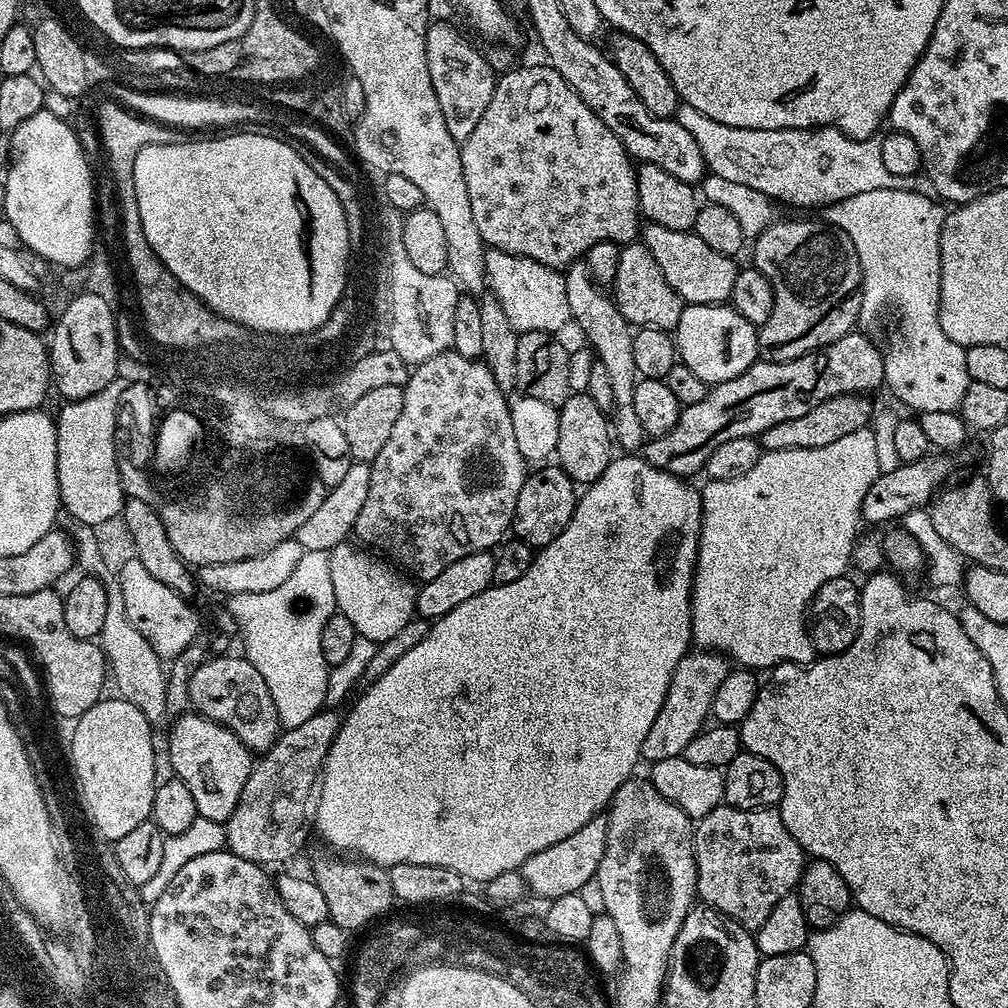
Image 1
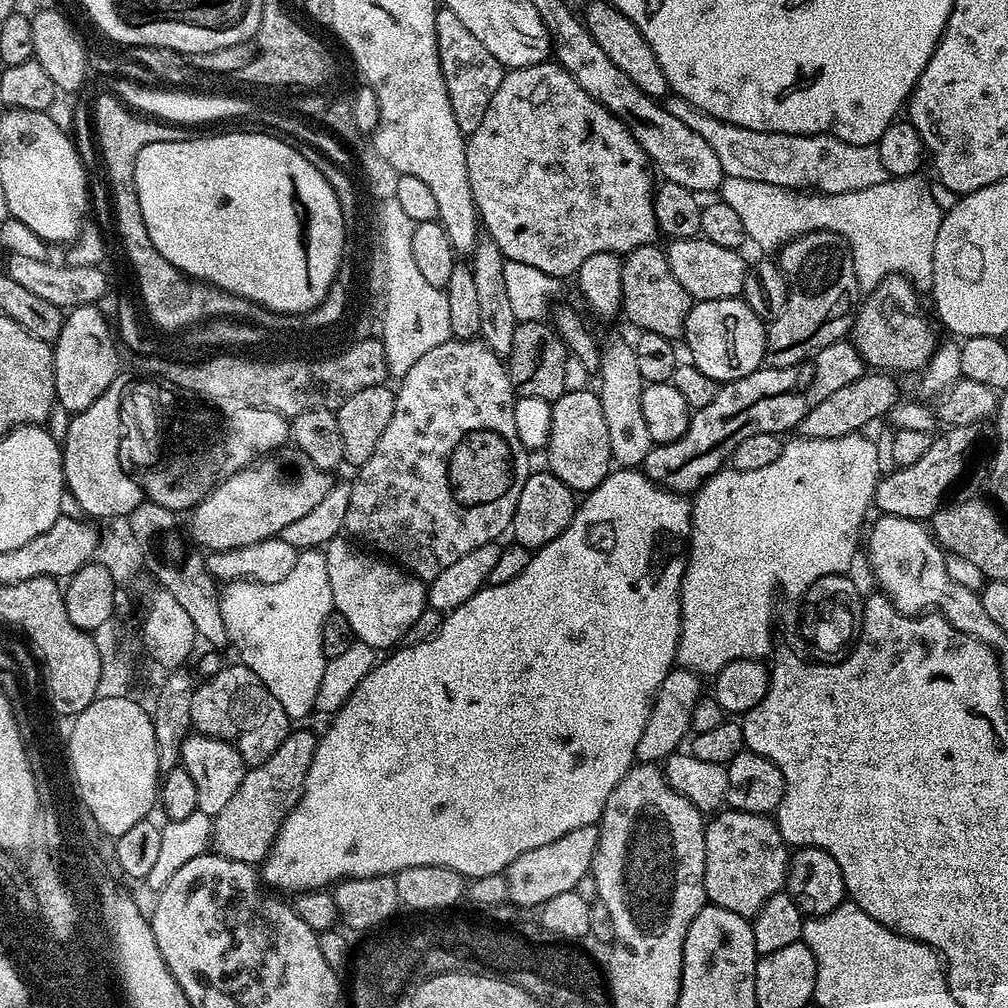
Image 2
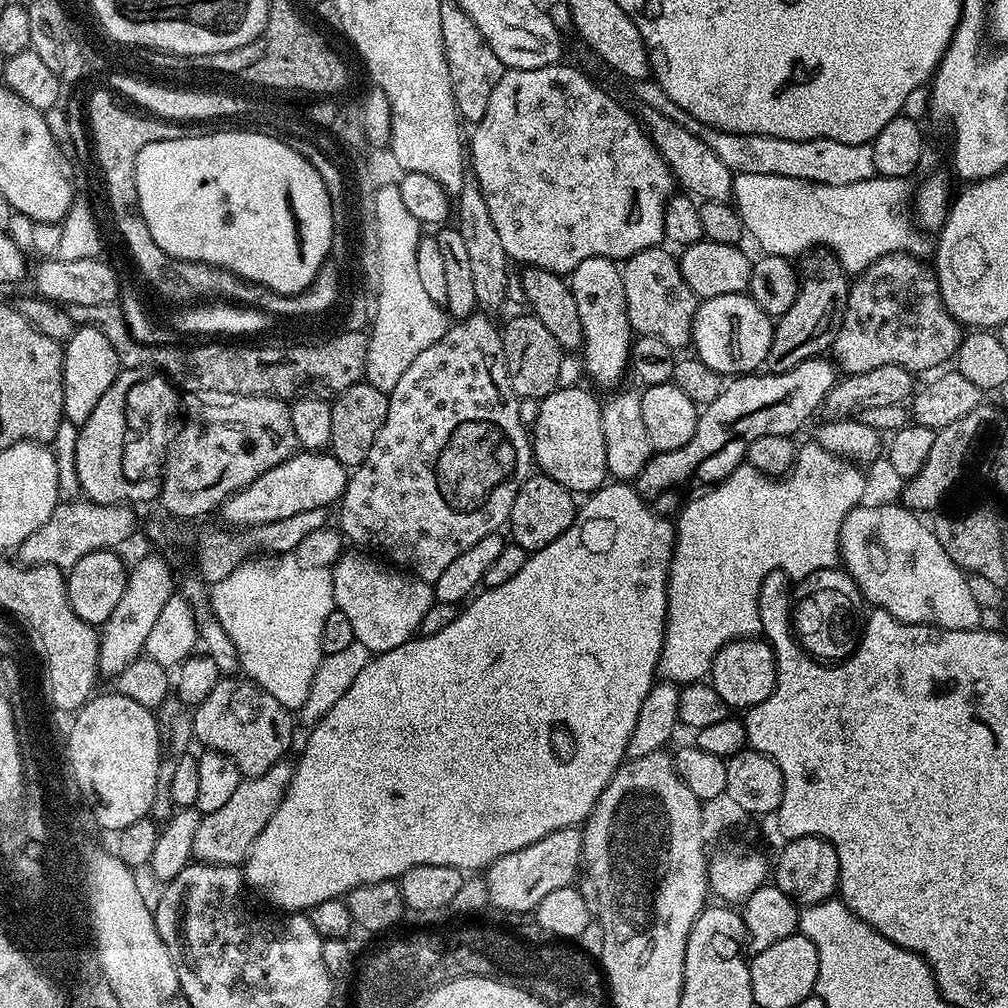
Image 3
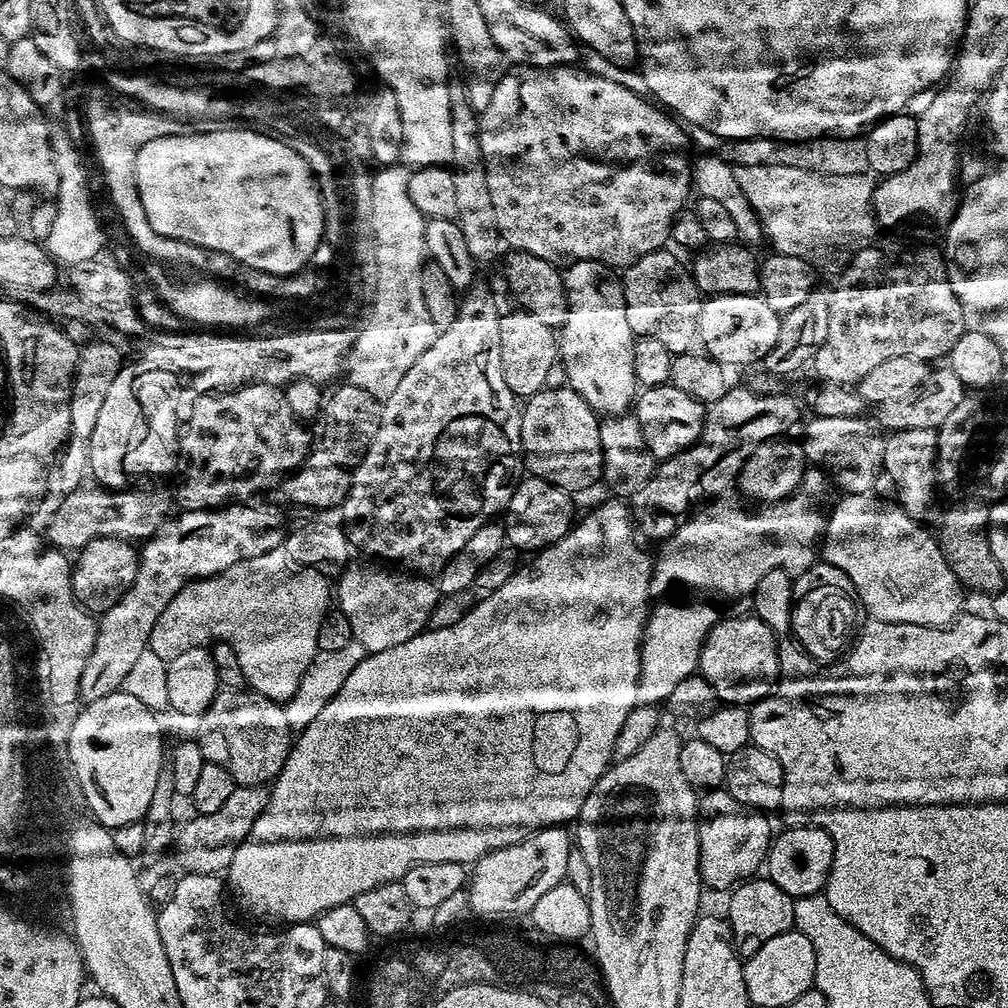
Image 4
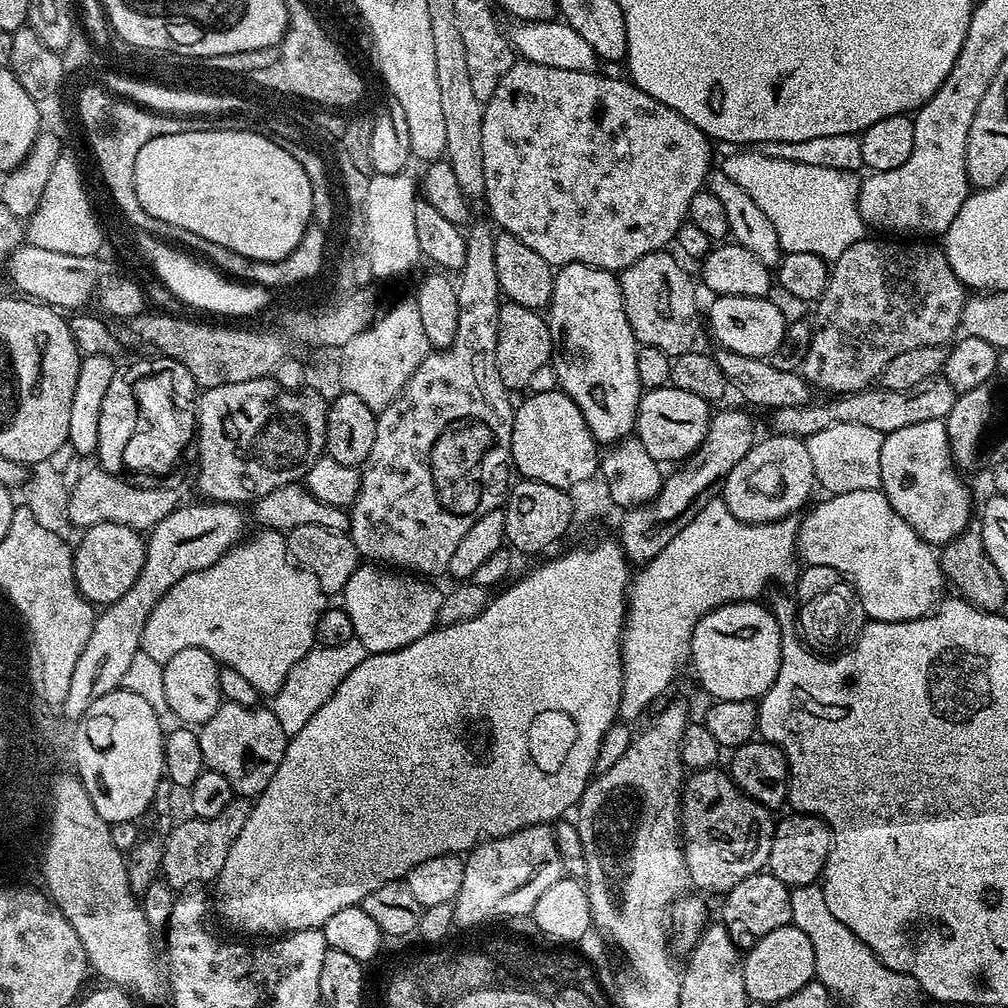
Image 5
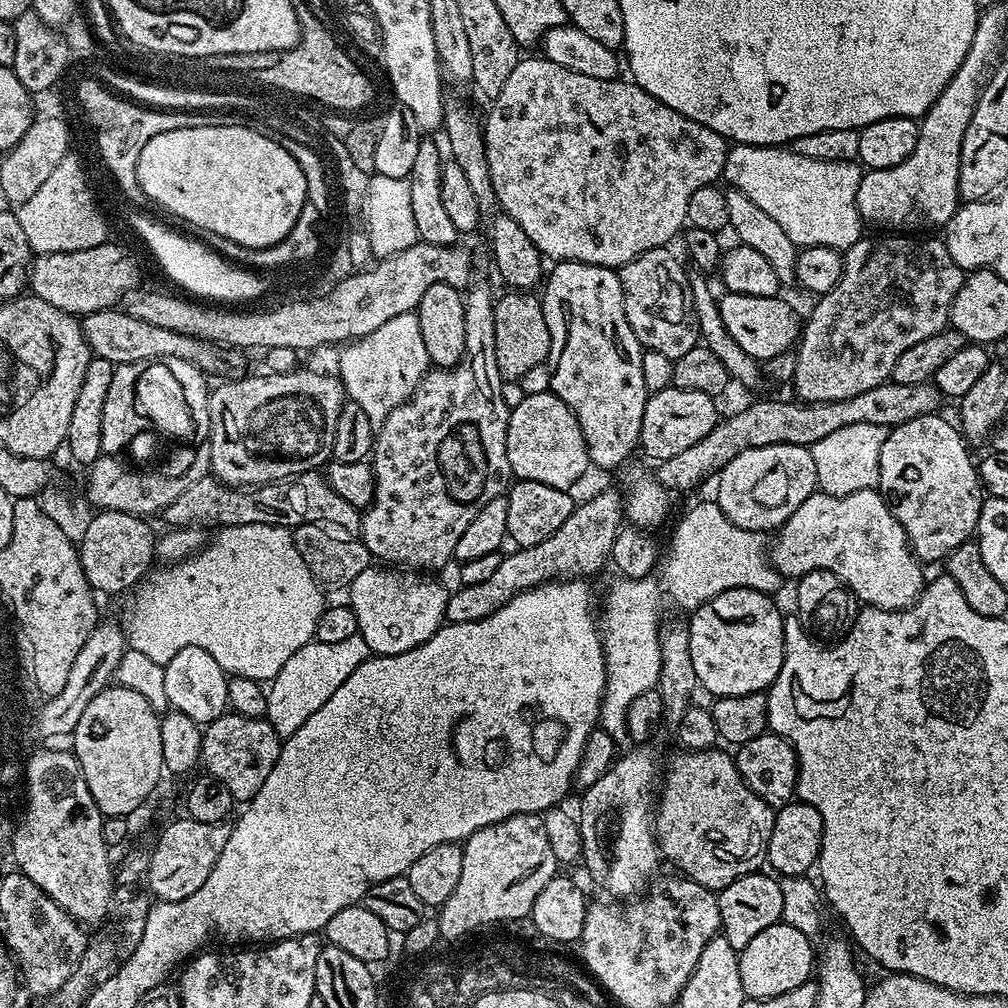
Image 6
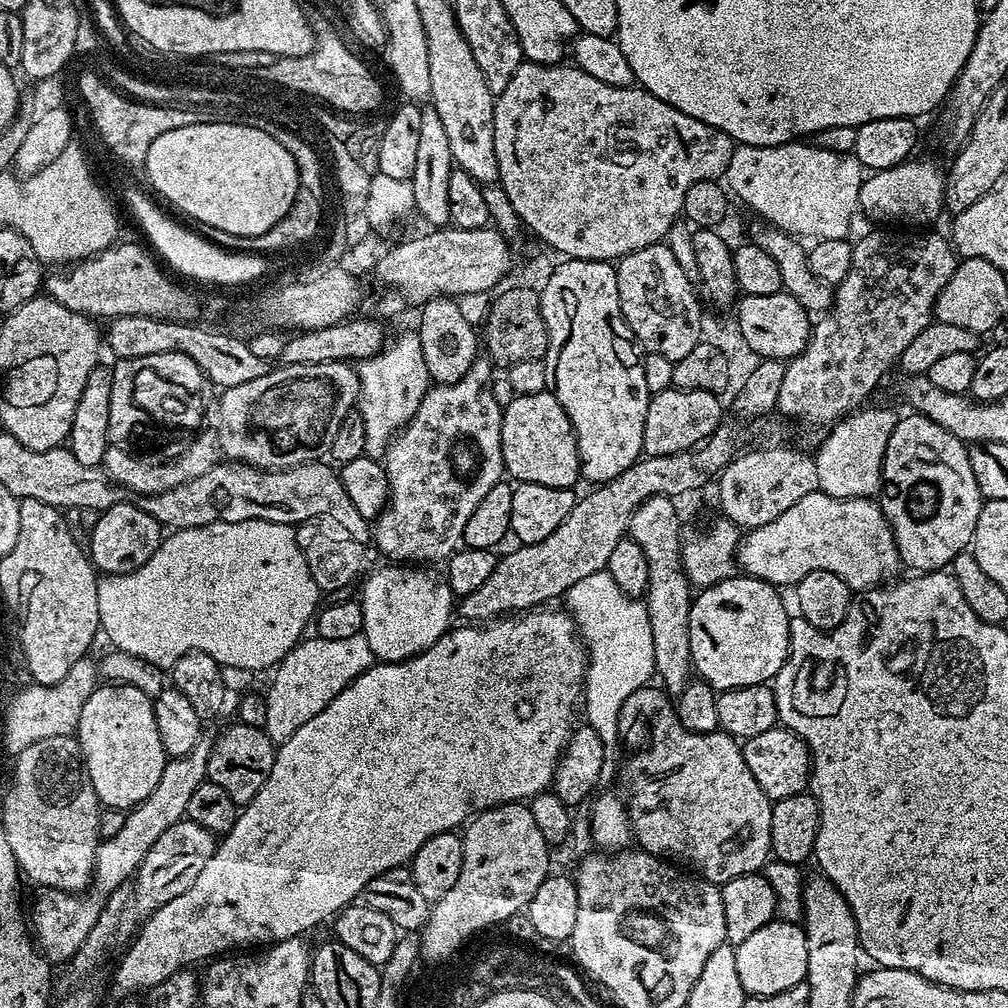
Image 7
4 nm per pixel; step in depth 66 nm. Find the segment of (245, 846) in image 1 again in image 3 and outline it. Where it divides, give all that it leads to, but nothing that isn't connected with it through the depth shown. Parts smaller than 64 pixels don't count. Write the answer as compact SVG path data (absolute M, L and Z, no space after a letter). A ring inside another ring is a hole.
M281 762L270 766L266 774L241 779L238 790L234 790L234 795L220 809L201 815L198 830L194 830L193 857L205 864L243 865L248 851L262 830L266 830L266 824L274 818L274 812L287 794L293 771L291 763Z

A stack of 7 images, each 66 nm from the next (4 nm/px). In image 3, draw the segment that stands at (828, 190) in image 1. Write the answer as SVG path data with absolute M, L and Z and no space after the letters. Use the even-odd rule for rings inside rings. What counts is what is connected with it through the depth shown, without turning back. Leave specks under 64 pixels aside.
M651 78L633 80L630 88L641 100L644 108L658 110L666 118L670 118L670 122L678 122L686 130L690 130L690 134L702 138L702 142L706 142L706 146L710 146L710 150L714 150L714 154L718 154L718 158L722 158L722 162L726 162L726 166L731 168L733 173L782 174L786 178L798 178L830 186L846 186L850 182L862 182L877 175L871 144L847 144L833 140L787 140L773 136L723 132L706 126L706 122L698 122L698 118L694 118L694 114L686 114L682 106L674 106L666 90L662 90Z

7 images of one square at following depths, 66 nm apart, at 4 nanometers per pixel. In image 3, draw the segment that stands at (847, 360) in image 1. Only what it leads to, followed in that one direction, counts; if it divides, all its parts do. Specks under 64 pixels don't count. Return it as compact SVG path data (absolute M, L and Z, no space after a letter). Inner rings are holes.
M828 358L803 360L785 372L768 372L764 376L741 374L729 379L722 394L718 394L714 402L703 405L694 438L690 438L686 446L650 457L634 481L636 491L657 509L675 509L680 488L686 487L691 480L696 490L725 480L739 464L745 463L748 447L756 439L766 435L791 437L818 412L826 394L836 384L837 365L831 359L824 359Z

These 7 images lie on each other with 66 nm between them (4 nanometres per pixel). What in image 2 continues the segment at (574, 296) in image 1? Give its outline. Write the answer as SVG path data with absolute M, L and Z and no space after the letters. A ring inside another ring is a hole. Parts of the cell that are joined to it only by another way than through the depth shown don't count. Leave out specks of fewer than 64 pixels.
M612 336L608 341L603 341L598 379L602 418L606 418L606 431L610 433L613 461L622 468L643 465L646 454L650 454L653 446L650 429L646 427L646 418L642 418L642 394L646 385L638 371L634 350L627 339L624 341L620 336Z

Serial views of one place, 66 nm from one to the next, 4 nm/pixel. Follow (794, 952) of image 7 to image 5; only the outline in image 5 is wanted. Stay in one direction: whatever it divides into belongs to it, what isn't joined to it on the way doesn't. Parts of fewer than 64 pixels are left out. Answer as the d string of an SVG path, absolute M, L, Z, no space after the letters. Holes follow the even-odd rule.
M793 924L782 926L778 930L770 930L766 938L747 949L743 957L744 985L749 1001L756 1000L764 1006L771 1006L782 998L790 998L802 986L806 986L816 975L816 963L814 962L814 946L810 946L810 938L802 934L802 930L795 928Z

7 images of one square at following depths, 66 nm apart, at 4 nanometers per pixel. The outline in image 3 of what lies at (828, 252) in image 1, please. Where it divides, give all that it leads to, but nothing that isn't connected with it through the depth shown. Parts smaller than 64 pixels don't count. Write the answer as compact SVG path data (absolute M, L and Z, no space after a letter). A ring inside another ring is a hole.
M808 254L803 257L802 263L804 268L802 264L798 298L794 298L794 306L790 306L790 310L786 310L786 314L775 321L772 330L770 350L763 362L763 367L768 372L785 372L798 366L803 360L827 353L844 317L850 276L841 266L839 259L832 254Z

